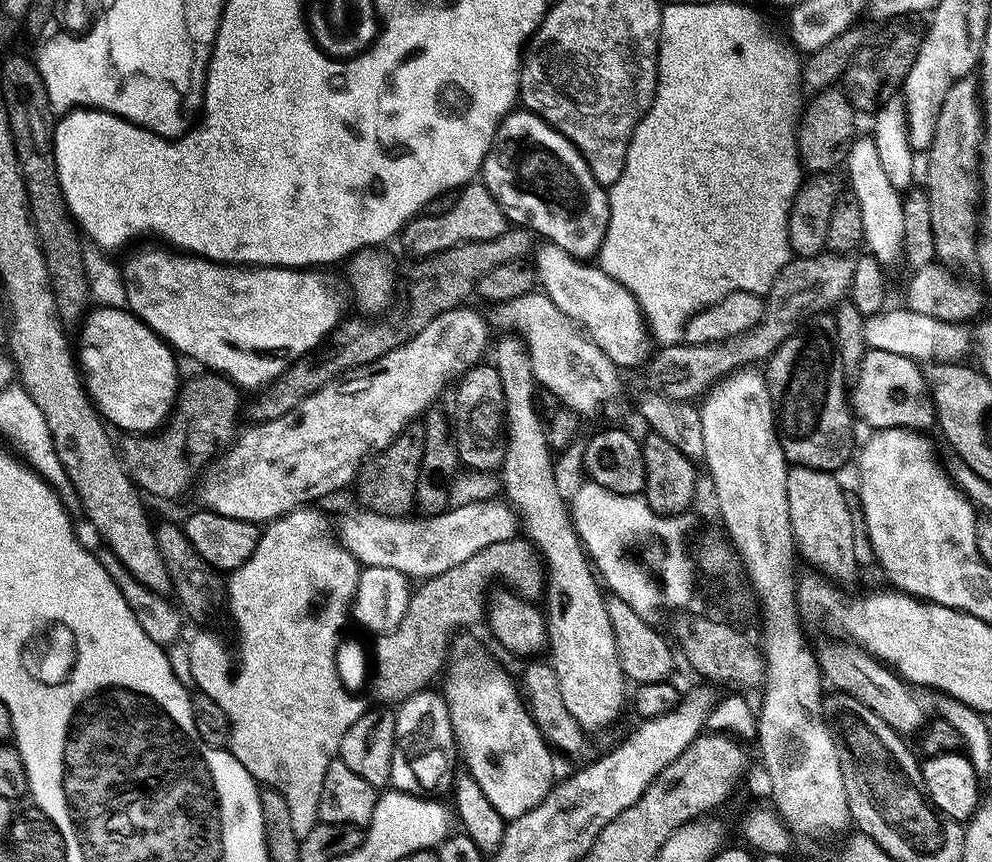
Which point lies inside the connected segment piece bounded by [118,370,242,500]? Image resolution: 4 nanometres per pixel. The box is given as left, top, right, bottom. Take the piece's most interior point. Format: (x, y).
(166, 462)

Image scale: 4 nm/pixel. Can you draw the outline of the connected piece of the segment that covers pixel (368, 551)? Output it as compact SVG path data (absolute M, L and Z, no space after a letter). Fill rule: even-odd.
M476 501L450 508L436 516L415 518L380 515L360 508L341 518L337 539L363 567L383 566L398 570L409 579L423 582L437 577L494 542L513 539L518 532L518 516L505 501Z

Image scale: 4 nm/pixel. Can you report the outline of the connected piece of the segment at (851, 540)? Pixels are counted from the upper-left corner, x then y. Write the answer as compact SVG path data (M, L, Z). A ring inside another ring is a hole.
M795 466L789 467L788 477L786 478L786 502L788 503L788 509L790 510L790 526L792 527L792 537L796 540L796 551L799 559L804 560L808 564L813 564L818 571L821 572L823 579L828 582L837 580L840 584L852 584L856 580L856 528L858 532L858 524L852 521L852 512L854 516L854 508L848 505L848 500L844 497L844 492L840 489L840 484L836 481L837 477L830 472L819 472L813 468L798 468Z

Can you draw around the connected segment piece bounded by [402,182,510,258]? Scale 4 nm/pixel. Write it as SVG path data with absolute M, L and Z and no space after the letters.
M469 182L459 189L454 206L450 206L446 214L413 216L404 225L402 237L404 236L405 250L416 256L412 258L423 258L470 240L493 240L508 231L509 227L507 214L502 210L502 206L498 206L494 194L490 194L487 186L482 182Z

